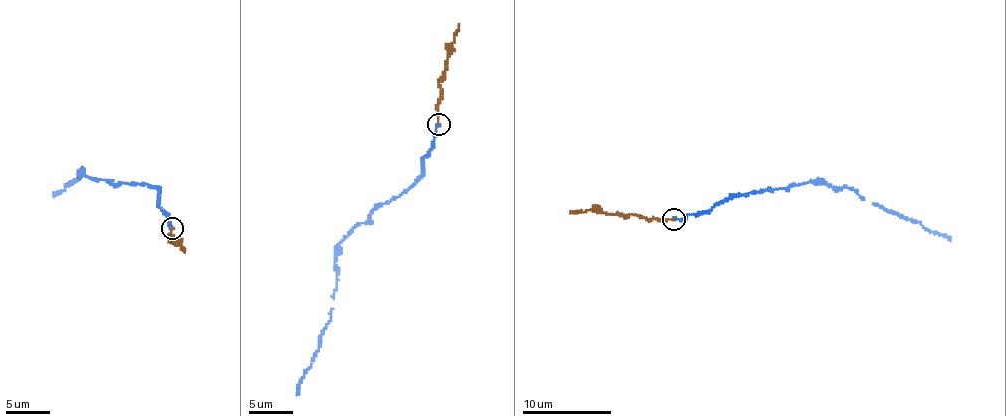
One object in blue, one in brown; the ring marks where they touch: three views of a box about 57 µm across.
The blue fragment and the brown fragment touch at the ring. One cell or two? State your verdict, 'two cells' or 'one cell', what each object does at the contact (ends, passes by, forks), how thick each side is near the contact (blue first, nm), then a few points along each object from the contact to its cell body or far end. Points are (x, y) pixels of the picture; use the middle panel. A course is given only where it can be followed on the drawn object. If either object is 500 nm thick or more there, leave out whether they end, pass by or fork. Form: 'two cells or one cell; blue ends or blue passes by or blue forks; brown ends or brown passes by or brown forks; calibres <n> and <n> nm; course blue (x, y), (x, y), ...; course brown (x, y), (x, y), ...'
two cells; blue ends; brown ends; calibres 180 and 150 nm; course blue (438, 124), (429, 154), (423, 157), (422, 175), (375, 209), (339, 244), (330, 320), (296, 395); course brown (438, 124), (438, 81), (459, 24)

